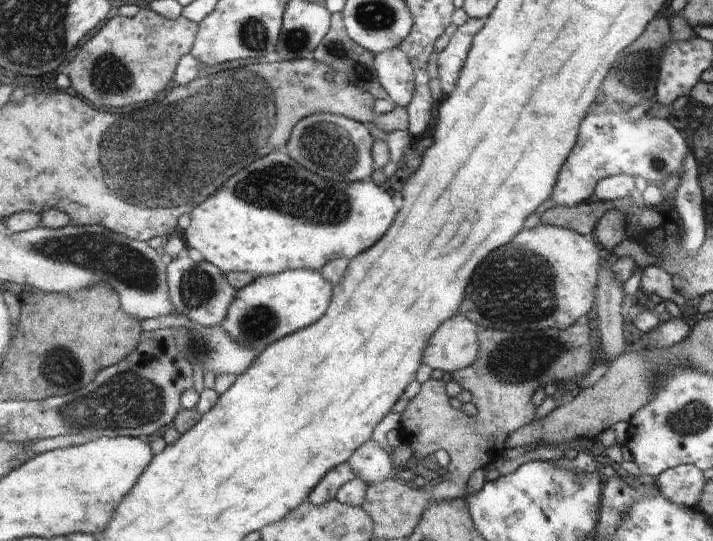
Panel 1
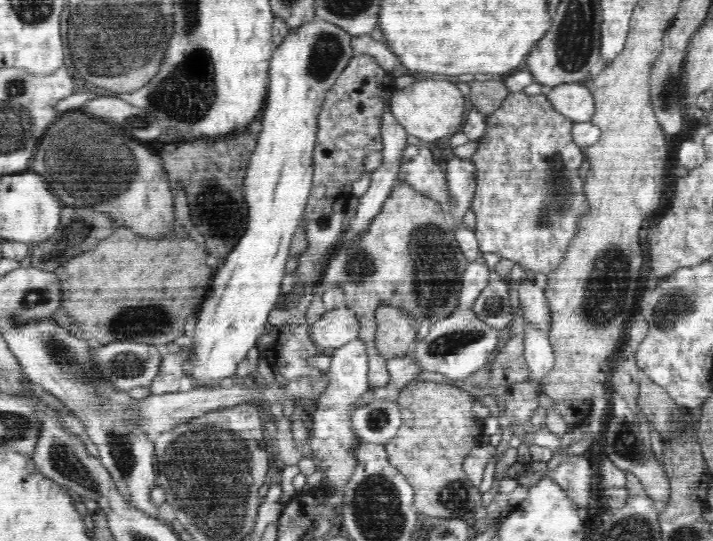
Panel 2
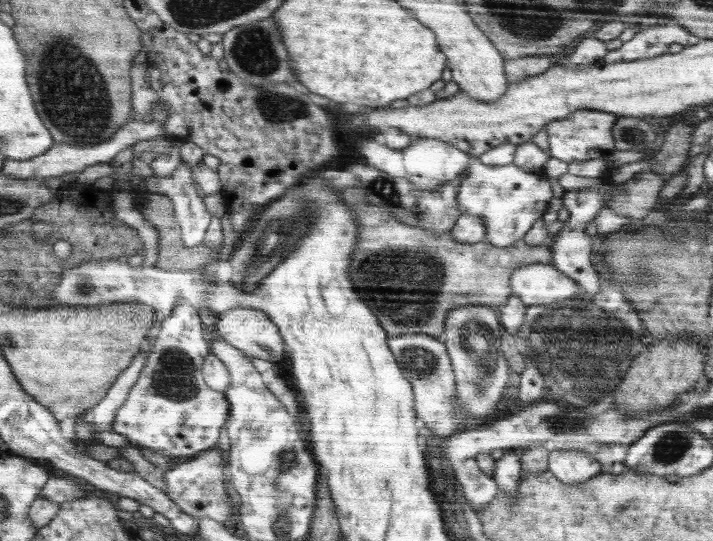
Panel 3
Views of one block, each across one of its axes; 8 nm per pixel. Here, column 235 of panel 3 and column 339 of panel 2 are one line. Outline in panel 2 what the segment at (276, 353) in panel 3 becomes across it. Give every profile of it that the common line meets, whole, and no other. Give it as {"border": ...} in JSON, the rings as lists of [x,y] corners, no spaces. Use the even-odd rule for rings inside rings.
{"border":[[[346,306],[326,311],[320,320],[309,325],[309,328],[314,345],[322,353],[342,348],[342,345],[356,340],[359,336],[356,316]]]}

